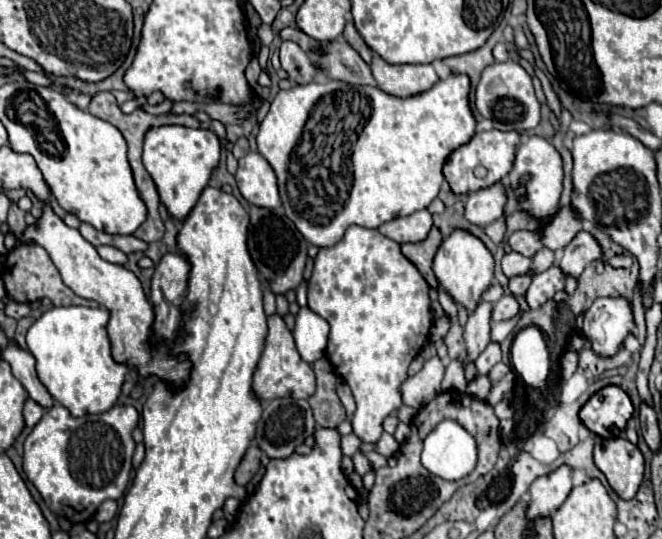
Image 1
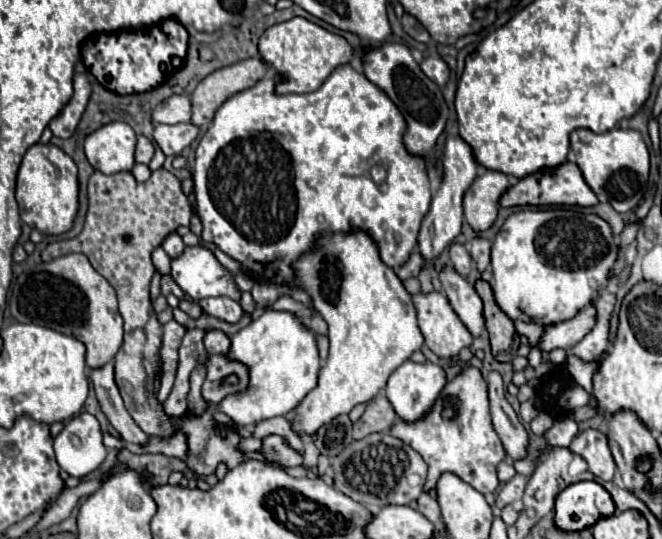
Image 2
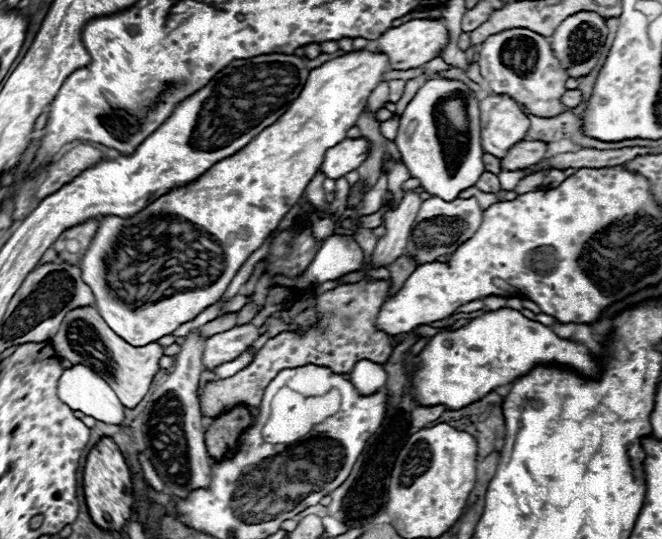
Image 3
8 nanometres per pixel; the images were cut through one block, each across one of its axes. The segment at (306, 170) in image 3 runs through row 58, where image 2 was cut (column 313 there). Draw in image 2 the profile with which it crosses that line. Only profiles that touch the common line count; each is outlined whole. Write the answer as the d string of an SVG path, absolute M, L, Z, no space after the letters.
M266 310L232 338L230 358L244 362L250 368L250 386L234 396L226 396L220 410L238 426L256 424L264 418L284 416L296 408L302 398L318 384L320 356L312 328L292 312Z

